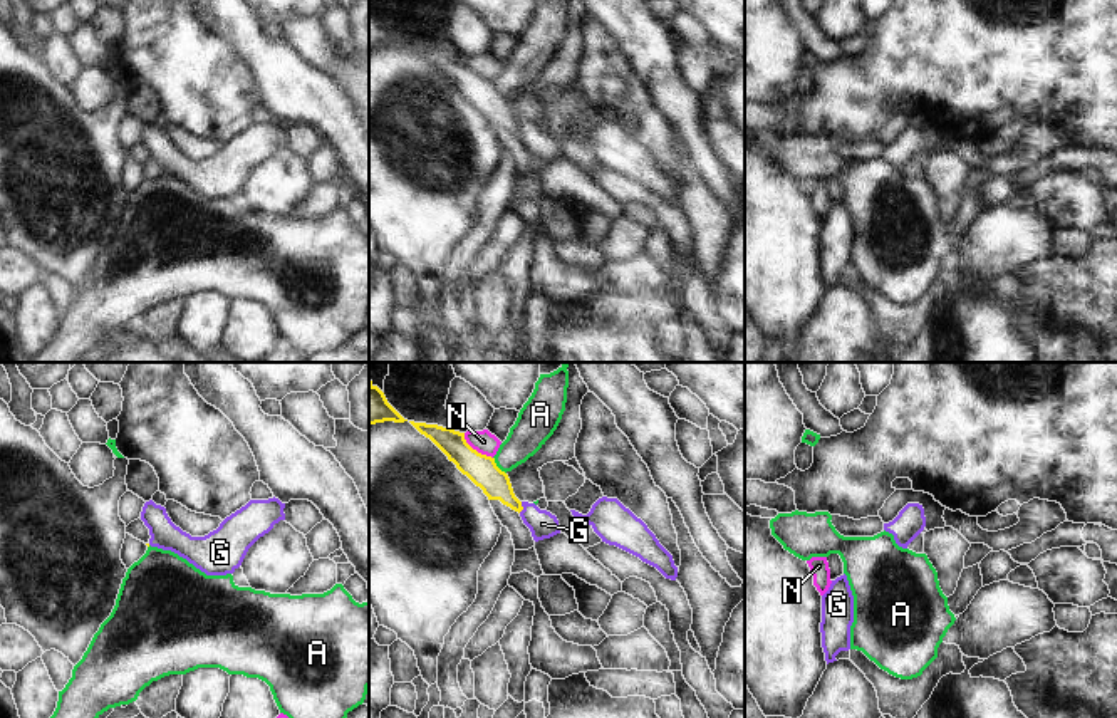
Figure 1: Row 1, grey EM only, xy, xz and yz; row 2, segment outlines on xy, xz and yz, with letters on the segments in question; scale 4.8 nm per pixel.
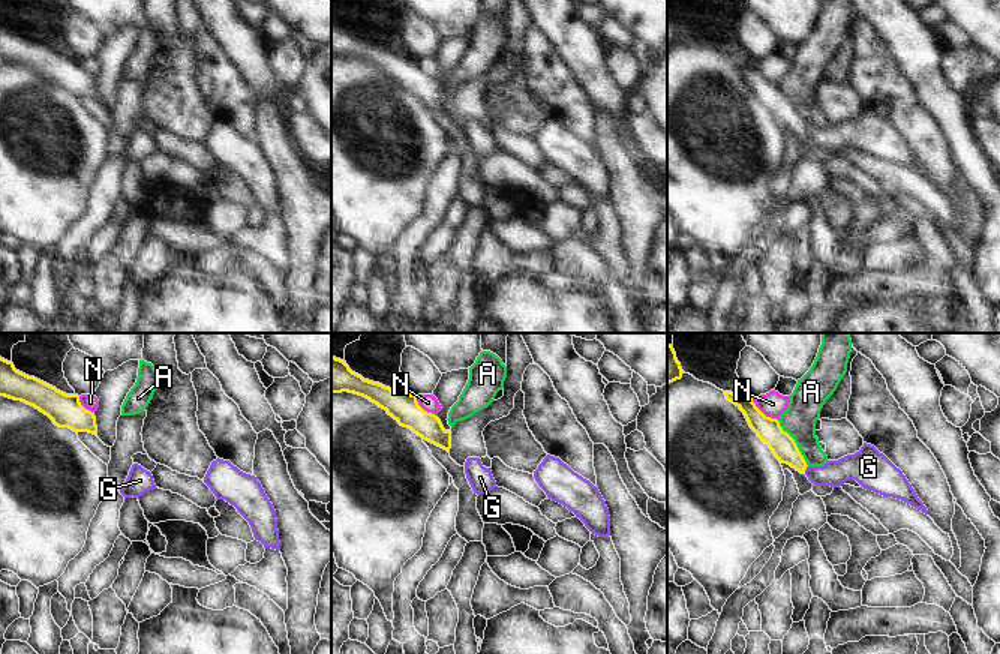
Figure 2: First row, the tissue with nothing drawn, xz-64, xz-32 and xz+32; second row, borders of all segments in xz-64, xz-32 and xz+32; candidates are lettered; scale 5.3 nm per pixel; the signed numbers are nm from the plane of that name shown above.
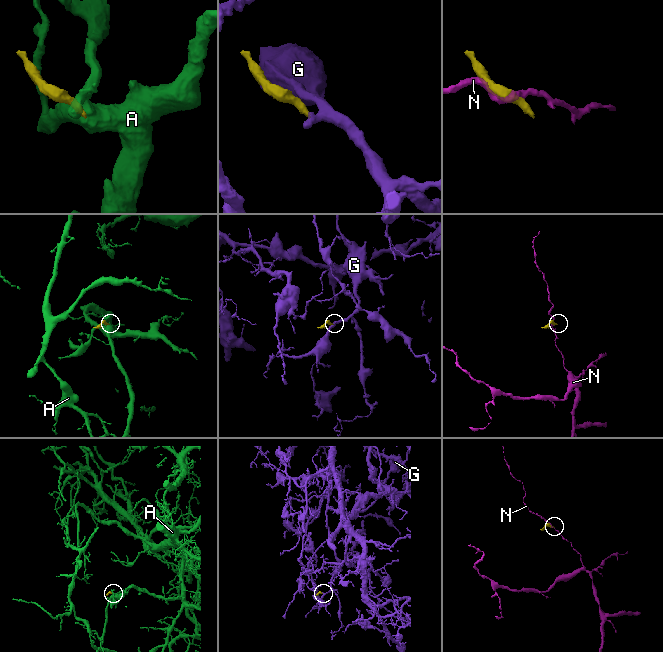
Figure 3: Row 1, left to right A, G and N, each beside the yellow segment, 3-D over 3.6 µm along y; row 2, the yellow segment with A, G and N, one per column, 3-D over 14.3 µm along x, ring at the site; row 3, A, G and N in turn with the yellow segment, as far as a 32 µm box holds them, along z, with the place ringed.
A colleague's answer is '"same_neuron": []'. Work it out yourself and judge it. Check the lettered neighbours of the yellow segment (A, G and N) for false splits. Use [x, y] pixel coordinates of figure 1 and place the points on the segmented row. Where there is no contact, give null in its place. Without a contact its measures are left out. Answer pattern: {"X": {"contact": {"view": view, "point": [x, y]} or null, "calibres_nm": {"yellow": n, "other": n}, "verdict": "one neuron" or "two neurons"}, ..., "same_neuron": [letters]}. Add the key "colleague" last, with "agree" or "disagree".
{"A": {"contact": {"view": "xz", "point": [495, 465]}, "calibres_nm": {"yellow": 150, "other": 180}, "verdict": "two neurons"}, "G": {"contact": {"view": "xz", "point": [522, 507]}, "calibres_nm": {"yellow": 140, "other": 140}, "verdict": "two neurons"}, "N": {"contact": {"view": "xz", "point": [475, 450]}, "calibres_nm": {"yellow": 150, "other": 110}, "verdict": "two neurons"}, "same_neuron": [], "colleague": "agree"}

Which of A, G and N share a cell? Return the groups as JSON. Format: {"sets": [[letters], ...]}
{"sets": [["A"], ["G"], ["N"]]}

